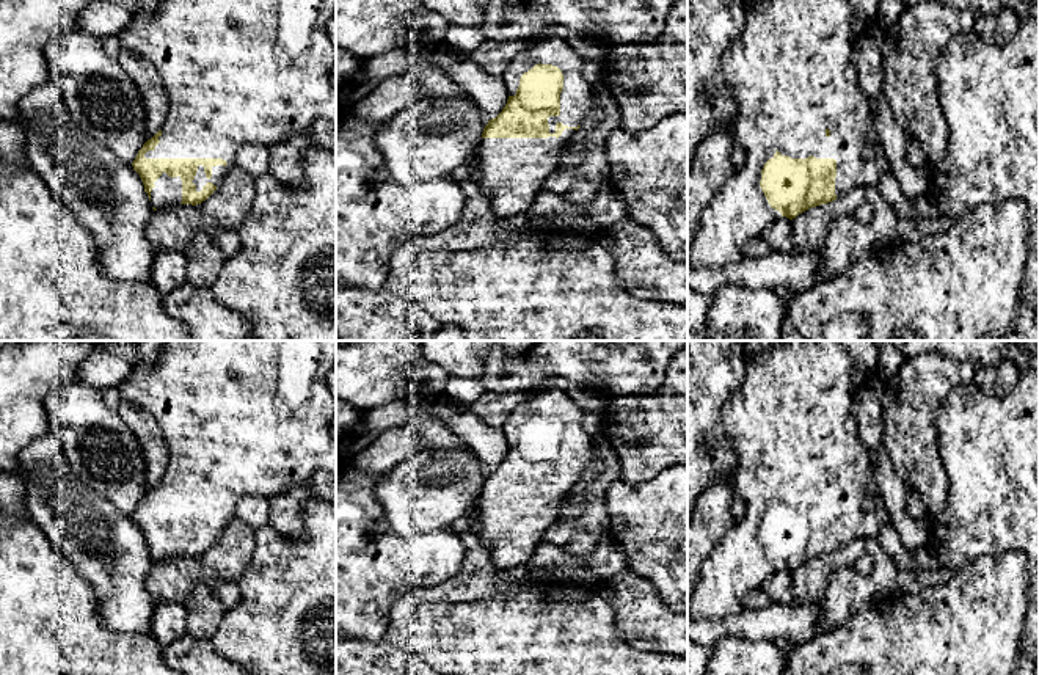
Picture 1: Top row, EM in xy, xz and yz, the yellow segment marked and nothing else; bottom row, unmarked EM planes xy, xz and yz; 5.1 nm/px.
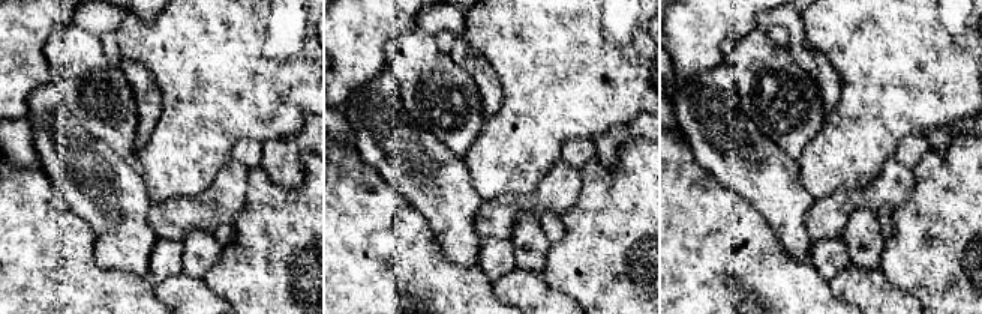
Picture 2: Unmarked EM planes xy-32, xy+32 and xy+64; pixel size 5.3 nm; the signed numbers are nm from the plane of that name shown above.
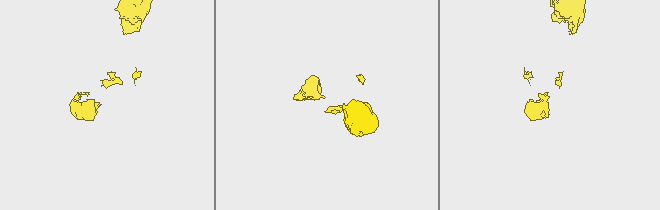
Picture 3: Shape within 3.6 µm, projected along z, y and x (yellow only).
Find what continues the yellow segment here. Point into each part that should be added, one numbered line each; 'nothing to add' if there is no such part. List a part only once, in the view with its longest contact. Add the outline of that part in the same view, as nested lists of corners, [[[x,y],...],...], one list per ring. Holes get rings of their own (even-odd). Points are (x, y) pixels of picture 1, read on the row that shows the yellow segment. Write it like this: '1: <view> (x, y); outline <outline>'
1: xz (576, 98); outline [[[535,38],[513,57],[502,75],[509,96],[516,94],[521,75],[538,63],[557,66],[563,74],[560,115],[548,118],[549,133],[557,122],[582,126],[593,105],[592,83],[584,77],[584,58],[563,38]]]

